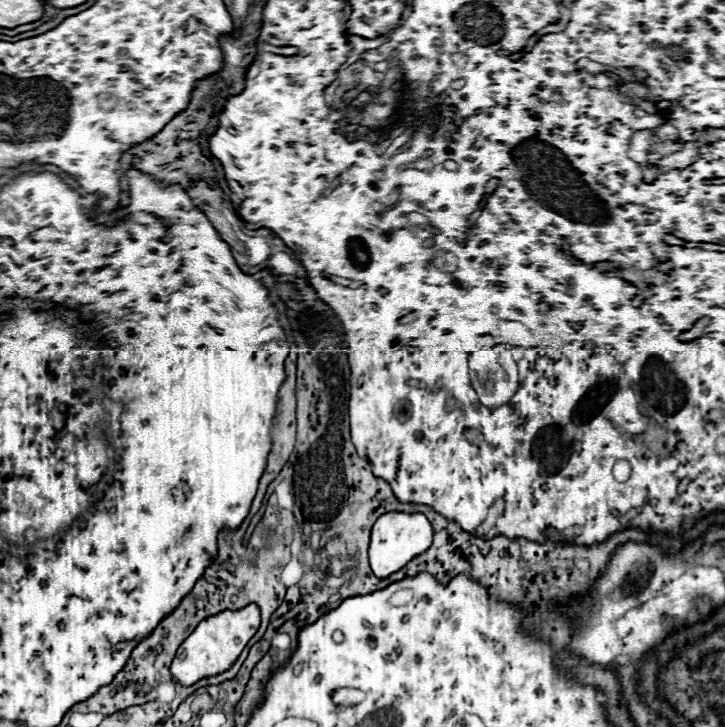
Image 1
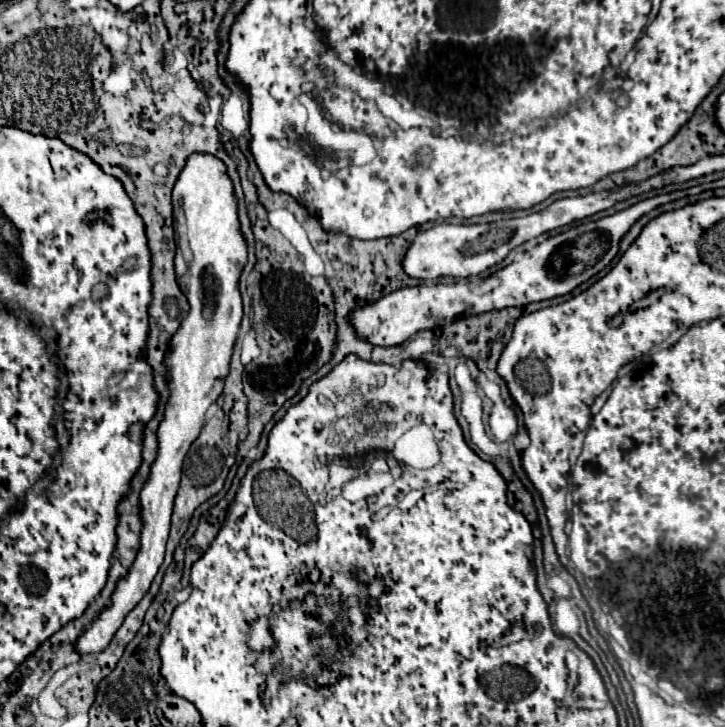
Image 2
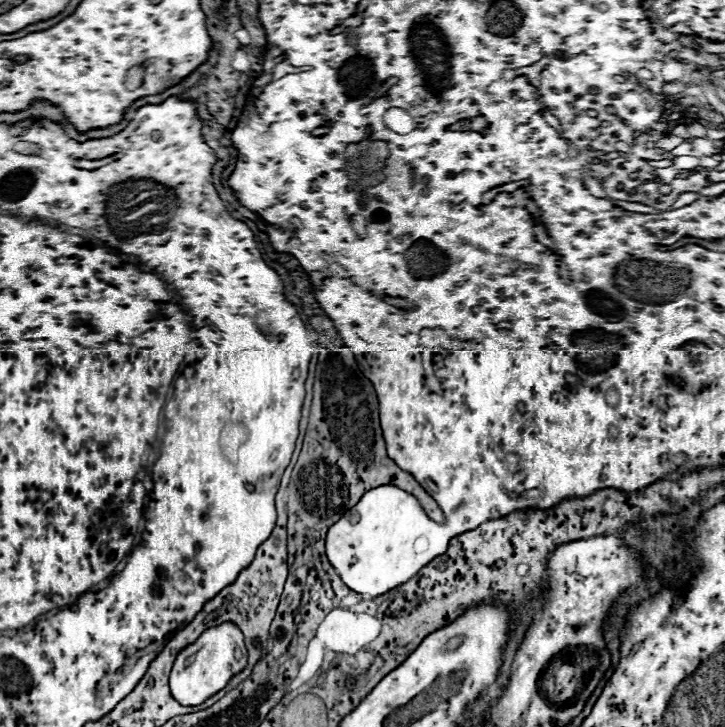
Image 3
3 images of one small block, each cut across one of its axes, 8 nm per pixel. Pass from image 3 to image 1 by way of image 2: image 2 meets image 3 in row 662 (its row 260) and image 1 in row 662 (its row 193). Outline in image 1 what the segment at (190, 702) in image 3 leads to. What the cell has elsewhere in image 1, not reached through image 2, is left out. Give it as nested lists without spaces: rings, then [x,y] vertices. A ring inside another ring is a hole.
[[[248,604],[236,612],[220,612],[216,616],[210,616],[208,620],[202,620],[196,626],[196,632],[192,632],[192,636],[188,636],[184,644],[180,644],[170,668],[172,676],[184,686],[192,686],[202,678],[226,672],[236,662],[248,640],[256,634],[258,626],[260,626],[260,608],[256,604]]]

